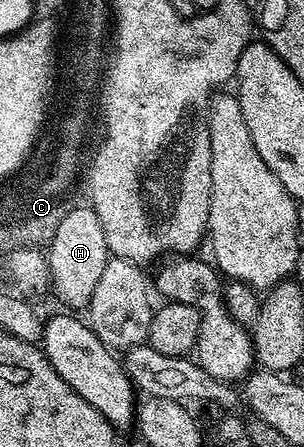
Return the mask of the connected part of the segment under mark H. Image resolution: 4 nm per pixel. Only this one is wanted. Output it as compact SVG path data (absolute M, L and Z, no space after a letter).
M80 206L67 213L63 222L59 223L59 228L55 230L53 240L47 245L52 295L57 295L69 307L66 309L84 309L91 302L91 294L95 294L95 286L103 275L103 266L107 266L110 258L103 225L92 207Z

